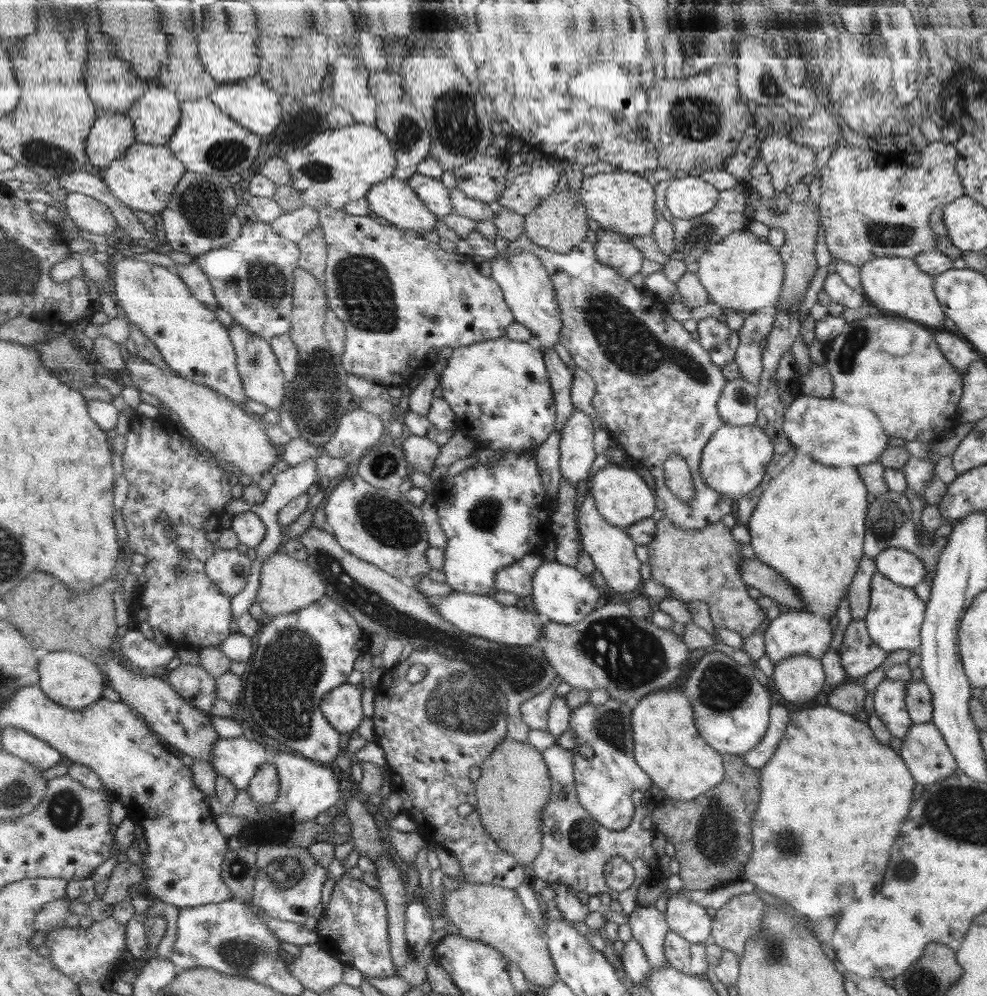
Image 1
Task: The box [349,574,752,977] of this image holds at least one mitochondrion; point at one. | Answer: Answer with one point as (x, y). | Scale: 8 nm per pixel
(631, 656)

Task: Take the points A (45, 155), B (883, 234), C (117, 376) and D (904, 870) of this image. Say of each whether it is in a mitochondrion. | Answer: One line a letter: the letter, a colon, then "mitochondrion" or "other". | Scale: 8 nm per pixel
A: mitochondrion
B: mitochondrion
C: other
D: mitochondrion

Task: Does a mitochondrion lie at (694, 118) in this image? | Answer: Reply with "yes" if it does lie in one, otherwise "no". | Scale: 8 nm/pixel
yes

